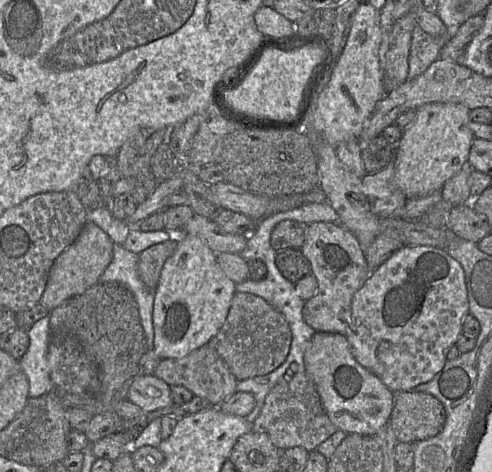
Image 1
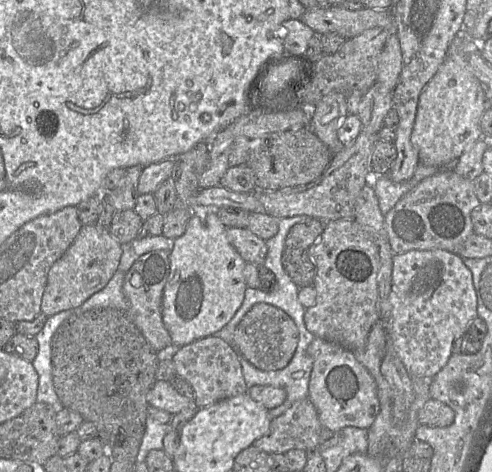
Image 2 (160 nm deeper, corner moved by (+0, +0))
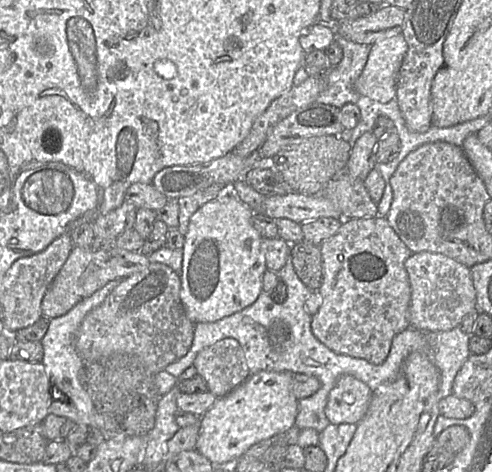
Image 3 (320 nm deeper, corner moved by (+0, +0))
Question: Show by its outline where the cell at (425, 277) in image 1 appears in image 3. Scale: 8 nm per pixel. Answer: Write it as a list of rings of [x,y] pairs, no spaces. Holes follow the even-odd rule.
[[[412,253],[405,261],[411,288],[410,328],[421,332],[444,332],[459,327],[462,319],[476,309],[470,269],[440,253]]]

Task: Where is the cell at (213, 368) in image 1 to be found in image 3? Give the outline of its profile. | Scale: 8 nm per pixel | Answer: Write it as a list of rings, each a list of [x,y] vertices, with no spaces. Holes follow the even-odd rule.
[[[226,338],[201,350],[192,364],[202,377],[208,392],[221,398],[244,383],[250,376],[239,342]]]

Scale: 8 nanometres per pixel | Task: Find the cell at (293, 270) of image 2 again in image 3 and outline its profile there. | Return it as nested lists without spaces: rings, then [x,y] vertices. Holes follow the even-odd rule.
[[[302,241],[291,244],[291,262],[300,280],[317,292],[323,282],[323,265],[319,245]]]

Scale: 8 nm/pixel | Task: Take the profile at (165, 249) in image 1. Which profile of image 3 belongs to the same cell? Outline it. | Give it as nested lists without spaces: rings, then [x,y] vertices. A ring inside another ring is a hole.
[[[150,263],[144,270],[123,279],[80,324],[75,350],[85,362],[116,353],[137,356],[152,375],[185,356],[194,339],[195,323],[186,315],[180,299],[180,275],[163,263]]]

